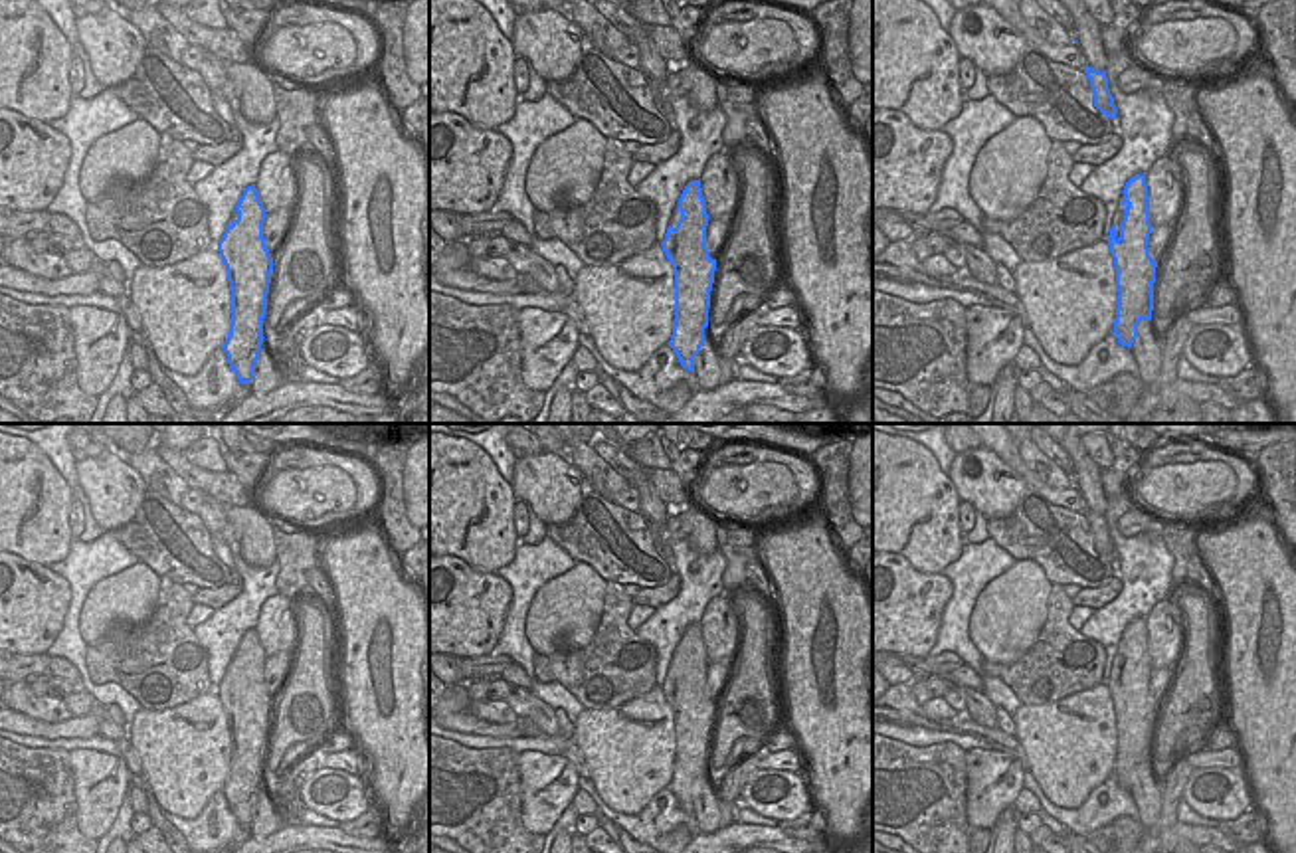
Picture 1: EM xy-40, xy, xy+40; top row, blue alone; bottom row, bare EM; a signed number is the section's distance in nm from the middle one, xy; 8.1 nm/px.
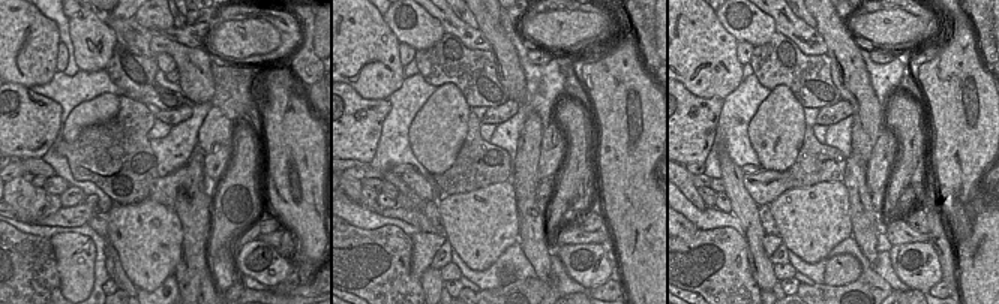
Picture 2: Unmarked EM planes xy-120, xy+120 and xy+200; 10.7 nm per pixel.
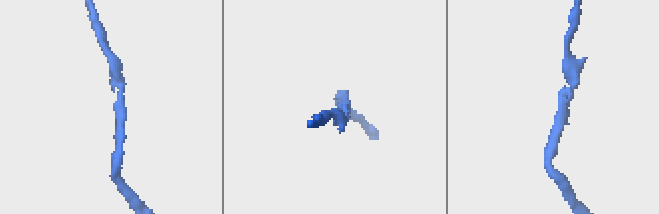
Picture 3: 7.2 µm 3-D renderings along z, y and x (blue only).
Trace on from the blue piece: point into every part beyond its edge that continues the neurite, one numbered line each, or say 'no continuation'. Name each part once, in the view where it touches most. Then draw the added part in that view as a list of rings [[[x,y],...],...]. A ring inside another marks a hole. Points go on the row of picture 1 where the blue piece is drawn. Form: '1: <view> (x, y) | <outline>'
no continuation

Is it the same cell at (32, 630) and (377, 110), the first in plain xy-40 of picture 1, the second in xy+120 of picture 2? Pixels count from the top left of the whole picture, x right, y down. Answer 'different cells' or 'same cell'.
same cell

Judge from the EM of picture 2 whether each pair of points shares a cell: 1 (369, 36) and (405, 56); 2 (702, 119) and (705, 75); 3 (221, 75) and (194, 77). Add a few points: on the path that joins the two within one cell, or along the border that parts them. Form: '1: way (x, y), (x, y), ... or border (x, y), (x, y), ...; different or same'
1: border (398, 44), (398, 57), (402, 66); different
2: border (683, 84), (698, 96), (722, 99); different
3: border (213, 57), (213, 98), (210, 101); different

